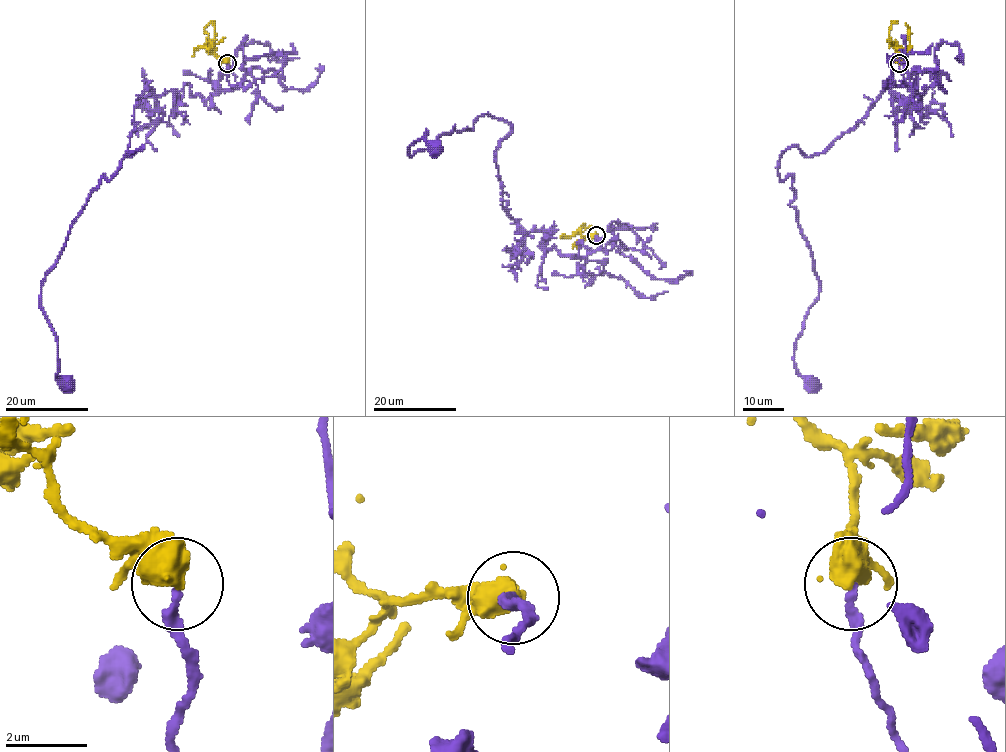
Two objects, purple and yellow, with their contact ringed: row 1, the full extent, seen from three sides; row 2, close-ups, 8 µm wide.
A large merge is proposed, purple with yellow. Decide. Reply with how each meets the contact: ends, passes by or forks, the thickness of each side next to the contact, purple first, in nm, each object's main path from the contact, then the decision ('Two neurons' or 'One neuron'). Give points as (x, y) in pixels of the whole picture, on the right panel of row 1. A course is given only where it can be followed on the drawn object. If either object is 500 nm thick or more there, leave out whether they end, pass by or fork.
Thickness 190 nm (purple) against 700 nm. Course of purple: (899, 63), (920, 99), (884, 89), (822, 152), (778, 161), (818, 278), (794, 350), (814, 386). Course of yellow: (899, 63), (899, 50), (889, 37), (889, 26), (896, 21). Two neurons

